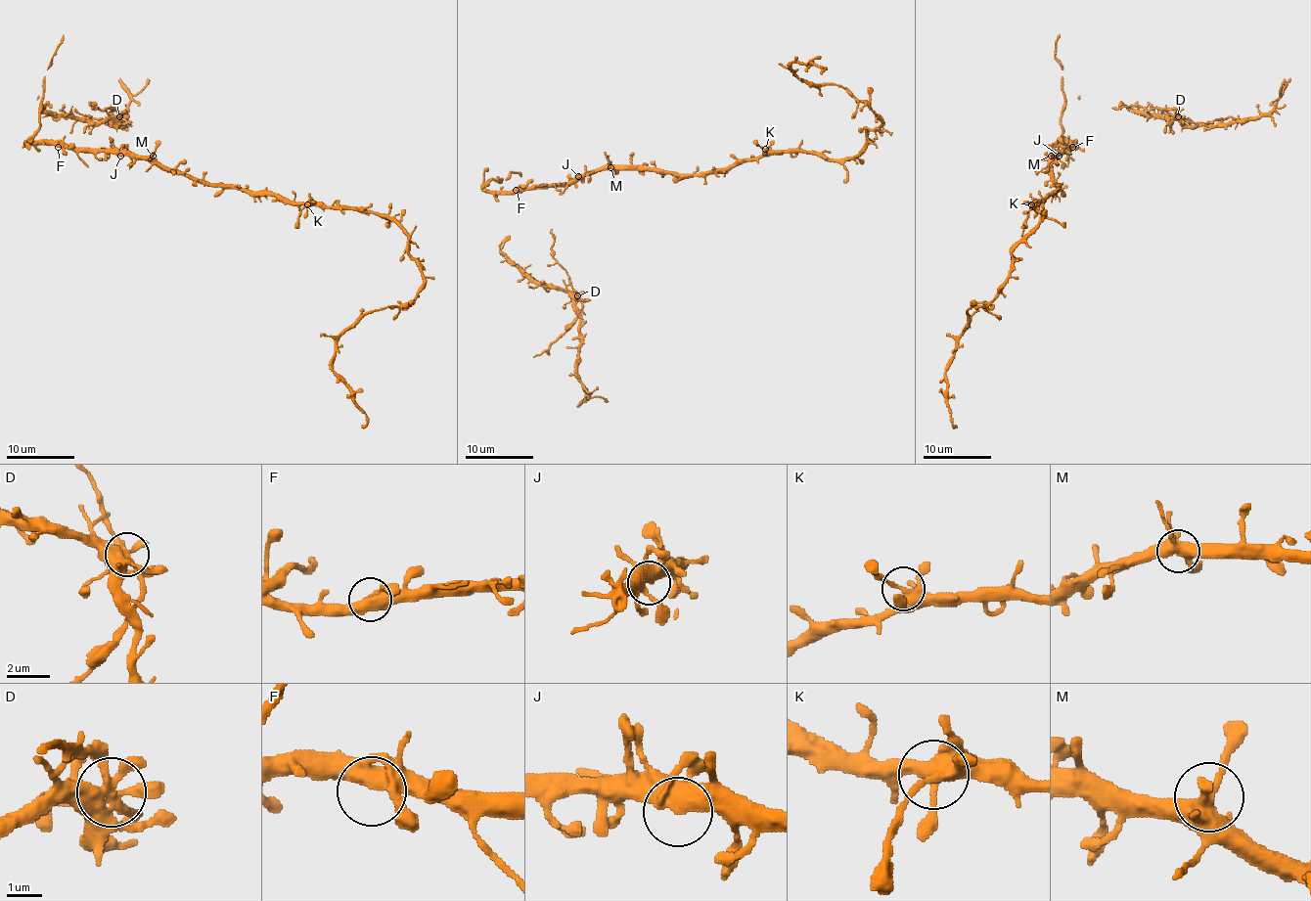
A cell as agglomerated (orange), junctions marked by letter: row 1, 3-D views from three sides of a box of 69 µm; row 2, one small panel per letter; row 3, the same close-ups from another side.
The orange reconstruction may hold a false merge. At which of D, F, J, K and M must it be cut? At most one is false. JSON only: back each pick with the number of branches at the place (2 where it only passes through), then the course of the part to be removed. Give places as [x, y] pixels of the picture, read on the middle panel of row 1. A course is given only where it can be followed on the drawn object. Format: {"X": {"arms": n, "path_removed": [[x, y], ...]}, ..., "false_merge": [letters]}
{"D": {"arms": 8, "path_removed": [[577, 294], [582, 305], [577, 318], [548, 347], [533, 357]]}, "false_merge": ["D"]}

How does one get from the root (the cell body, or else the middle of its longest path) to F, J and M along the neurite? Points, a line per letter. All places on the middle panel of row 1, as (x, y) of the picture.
F: (650, 169), (592, 171), (575, 176), (566, 183), (519, 186), (516, 190)
J: (650, 169), (604, 169), (578, 176)
M: (650, 169), (610, 167)

